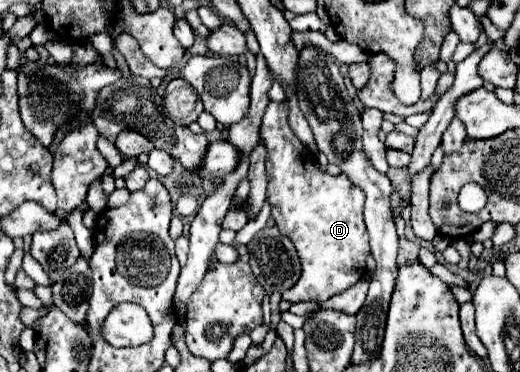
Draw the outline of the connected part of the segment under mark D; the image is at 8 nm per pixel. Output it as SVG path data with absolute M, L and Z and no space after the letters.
M270 101L266 107L266 113L262 117L262 129L260 135L266 143L268 149L268 161L266 161L266 169L268 169L268 201L272 205L272 219L276 221L278 229L288 235L294 245L296 251L300 255L300 263L302 263L302 277L300 281L282 293L282 299L292 301L292 303L300 303L300 301L326 301L346 289L350 289L354 283L358 283L362 279L362 269L366 267L366 257L370 253L370 243L368 243L368 231L364 225L364 193L360 191L360 187L356 187L352 181L348 181L348 175L340 173L340 175L330 175L324 173L316 167L316 159L310 151L306 151L300 143L300 139L294 135L294 131L288 125L288 101L276 103Z

